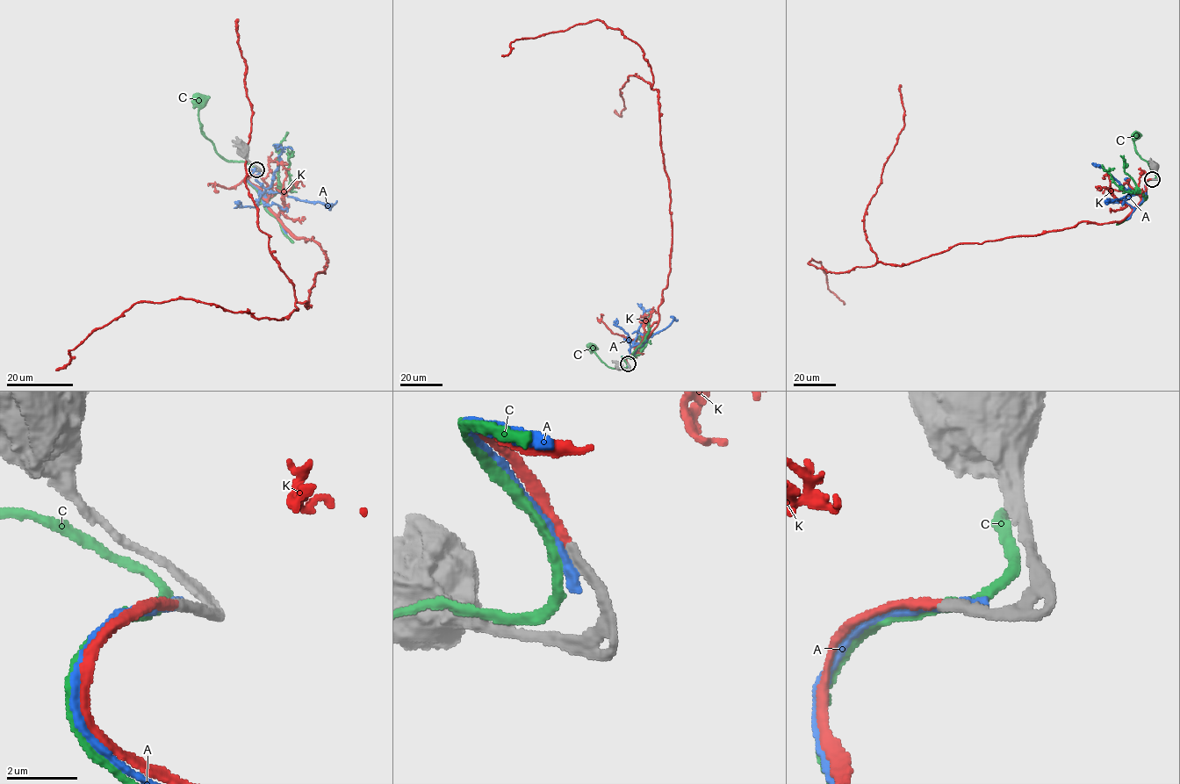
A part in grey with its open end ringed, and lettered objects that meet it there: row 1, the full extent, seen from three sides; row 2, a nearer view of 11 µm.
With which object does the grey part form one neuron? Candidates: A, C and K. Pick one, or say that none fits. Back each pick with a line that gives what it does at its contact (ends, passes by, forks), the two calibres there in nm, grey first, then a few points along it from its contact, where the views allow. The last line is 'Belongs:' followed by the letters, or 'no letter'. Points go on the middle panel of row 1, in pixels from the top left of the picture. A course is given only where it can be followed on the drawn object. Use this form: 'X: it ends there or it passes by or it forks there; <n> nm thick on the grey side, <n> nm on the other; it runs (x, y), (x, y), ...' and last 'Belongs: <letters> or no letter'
K: it ends there; 320 nm thick on the grey side, 280 nm on the other; it runs (628, 363), (622, 356), (657, 324), (670, 269), (651, 68), (638, 45), (594, 20), (515, 39), (501, 56)
Belongs: K

